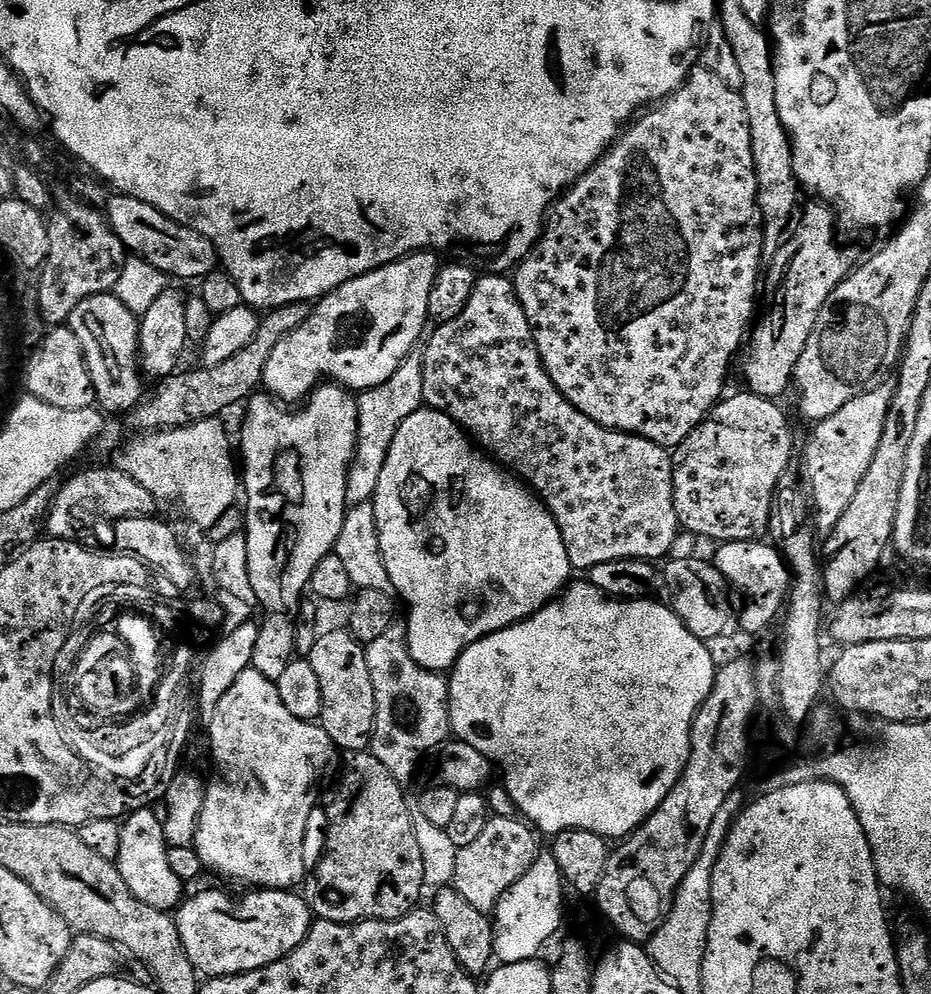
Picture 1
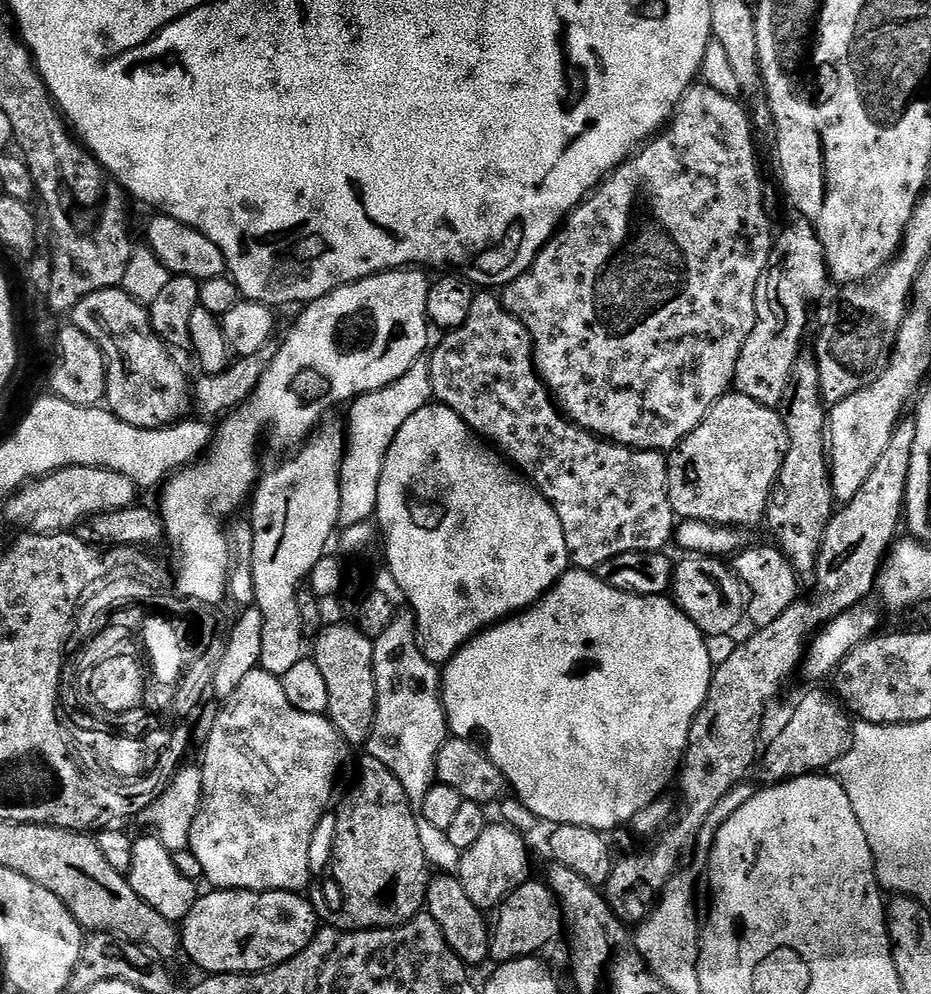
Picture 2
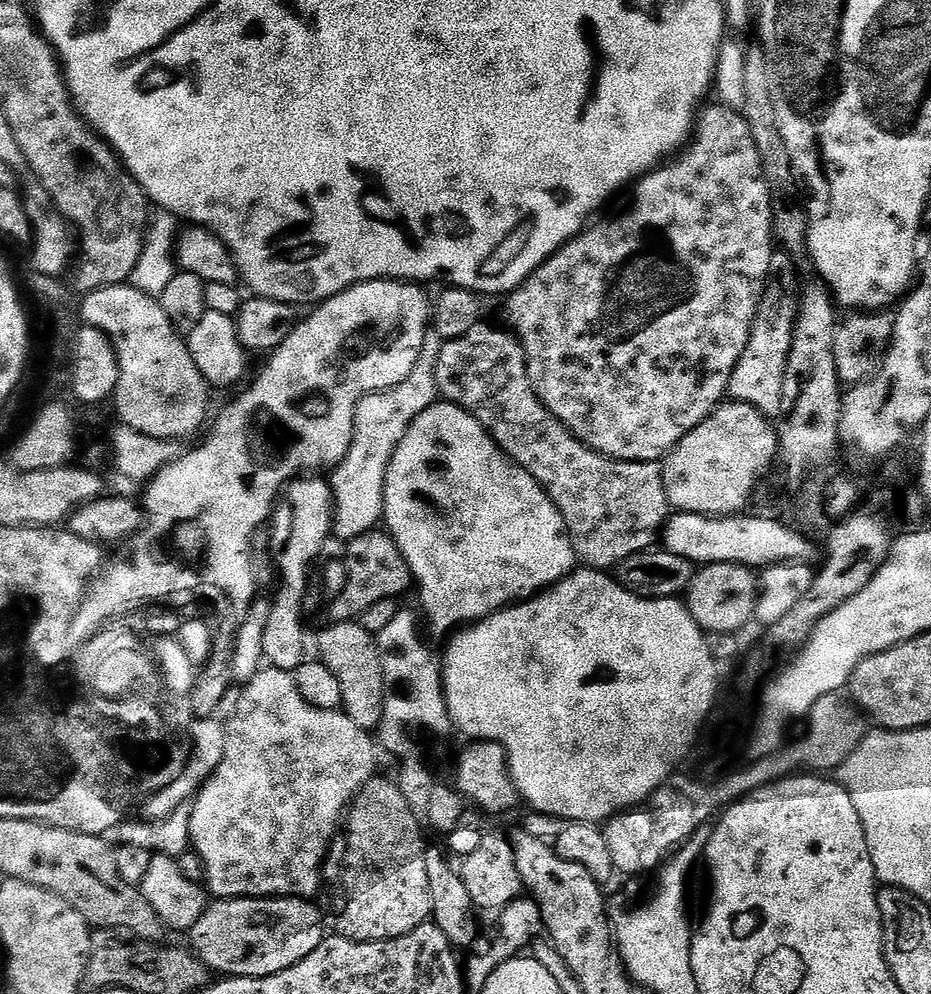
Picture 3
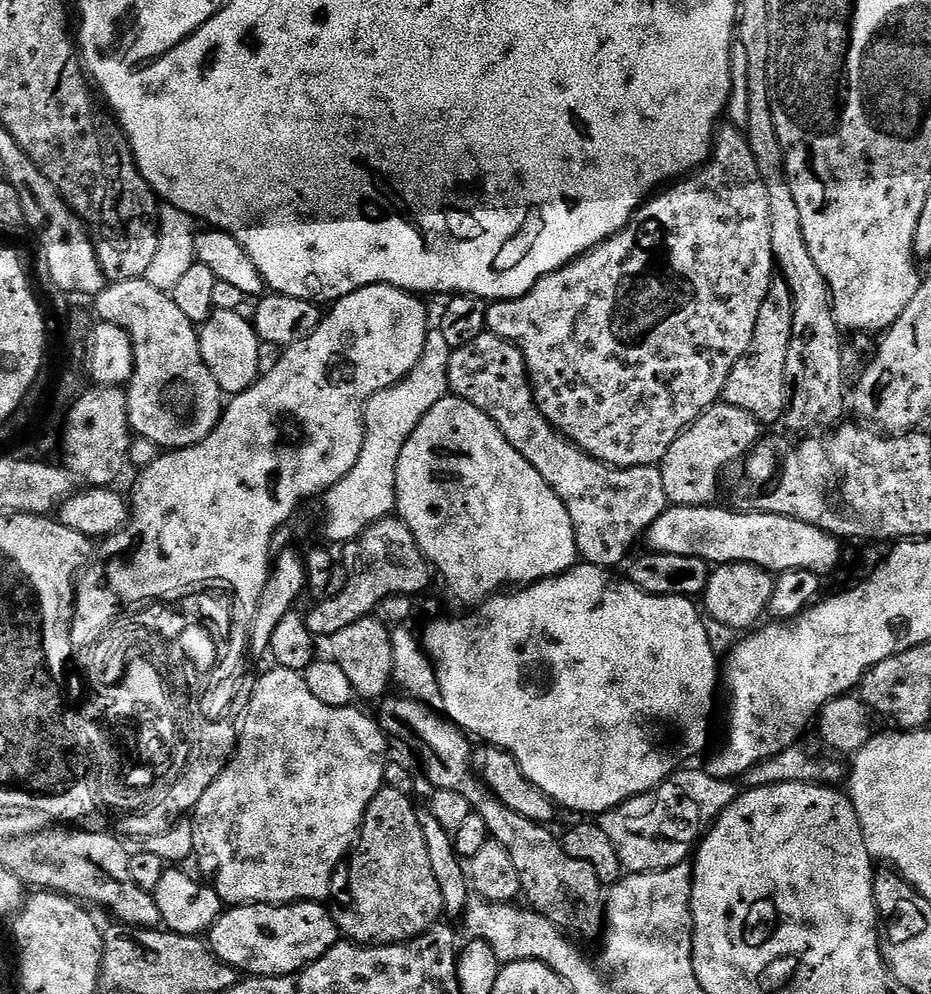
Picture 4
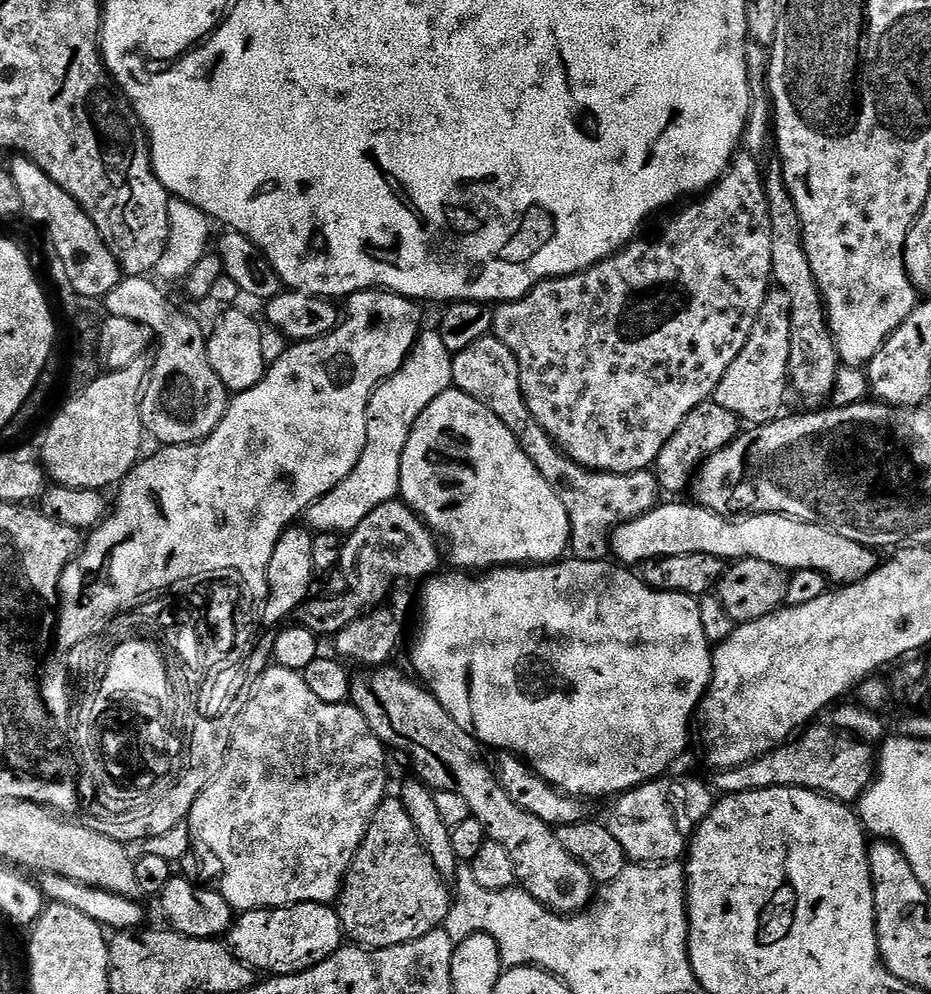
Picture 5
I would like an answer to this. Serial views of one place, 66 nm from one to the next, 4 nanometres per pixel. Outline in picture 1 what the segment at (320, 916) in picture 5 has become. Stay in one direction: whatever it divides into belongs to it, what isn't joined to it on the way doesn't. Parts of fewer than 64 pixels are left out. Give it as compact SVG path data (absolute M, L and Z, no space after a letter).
M252 890L249 892L252 893L242 897L241 900L231 900L224 892L200 892L197 896L189 895L181 903L174 919L178 926L178 934L182 938L182 946L197 973L208 978L215 978L240 976L244 972L265 968L286 958L286 954L296 949L306 938L308 931L312 929L314 913L309 901L295 896L297 894L295 891Z

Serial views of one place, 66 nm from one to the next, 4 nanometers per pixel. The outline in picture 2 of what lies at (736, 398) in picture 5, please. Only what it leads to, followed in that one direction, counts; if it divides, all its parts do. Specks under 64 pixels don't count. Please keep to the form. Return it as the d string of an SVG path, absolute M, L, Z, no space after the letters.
M808 222L800 223L804 224L796 224L775 237L768 256L768 270L758 286L754 330L750 330L746 346L742 346L732 379L735 391L767 408L779 409L783 405L790 391L796 359L802 354L808 304L814 303L830 285L828 260L815 227Z

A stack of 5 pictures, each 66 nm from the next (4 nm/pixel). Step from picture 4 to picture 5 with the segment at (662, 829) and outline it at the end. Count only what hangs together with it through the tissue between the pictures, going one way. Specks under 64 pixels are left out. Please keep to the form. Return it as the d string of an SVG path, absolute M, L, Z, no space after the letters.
M649 780L615 797L606 823L633 864L670 864L687 853L696 827L708 817L714 792L696 780Z

